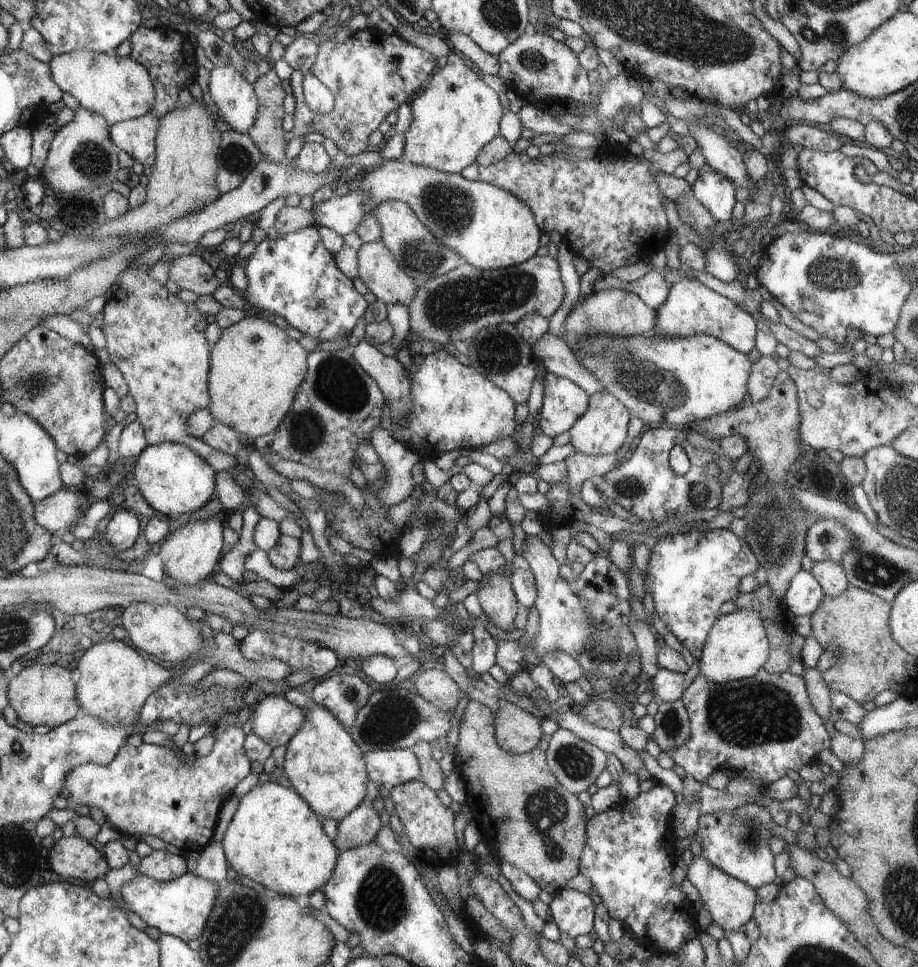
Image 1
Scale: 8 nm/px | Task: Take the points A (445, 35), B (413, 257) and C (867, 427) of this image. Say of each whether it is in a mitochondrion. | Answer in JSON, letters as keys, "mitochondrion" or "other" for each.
{"A":"other","B":"mitochondrion","C":"other"}

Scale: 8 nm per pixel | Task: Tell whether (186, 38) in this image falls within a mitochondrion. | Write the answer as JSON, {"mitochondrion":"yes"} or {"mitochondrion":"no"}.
{"mitochondrion":"no"}

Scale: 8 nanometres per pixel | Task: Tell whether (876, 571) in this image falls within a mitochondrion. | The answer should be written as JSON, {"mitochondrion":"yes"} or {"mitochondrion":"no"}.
{"mitochondrion":"yes"}

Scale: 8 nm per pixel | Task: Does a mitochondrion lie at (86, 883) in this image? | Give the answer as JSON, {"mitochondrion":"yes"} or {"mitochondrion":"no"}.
{"mitochondrion":"no"}

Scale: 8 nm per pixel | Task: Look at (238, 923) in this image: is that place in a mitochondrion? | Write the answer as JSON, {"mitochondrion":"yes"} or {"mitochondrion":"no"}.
{"mitochondrion":"yes"}

